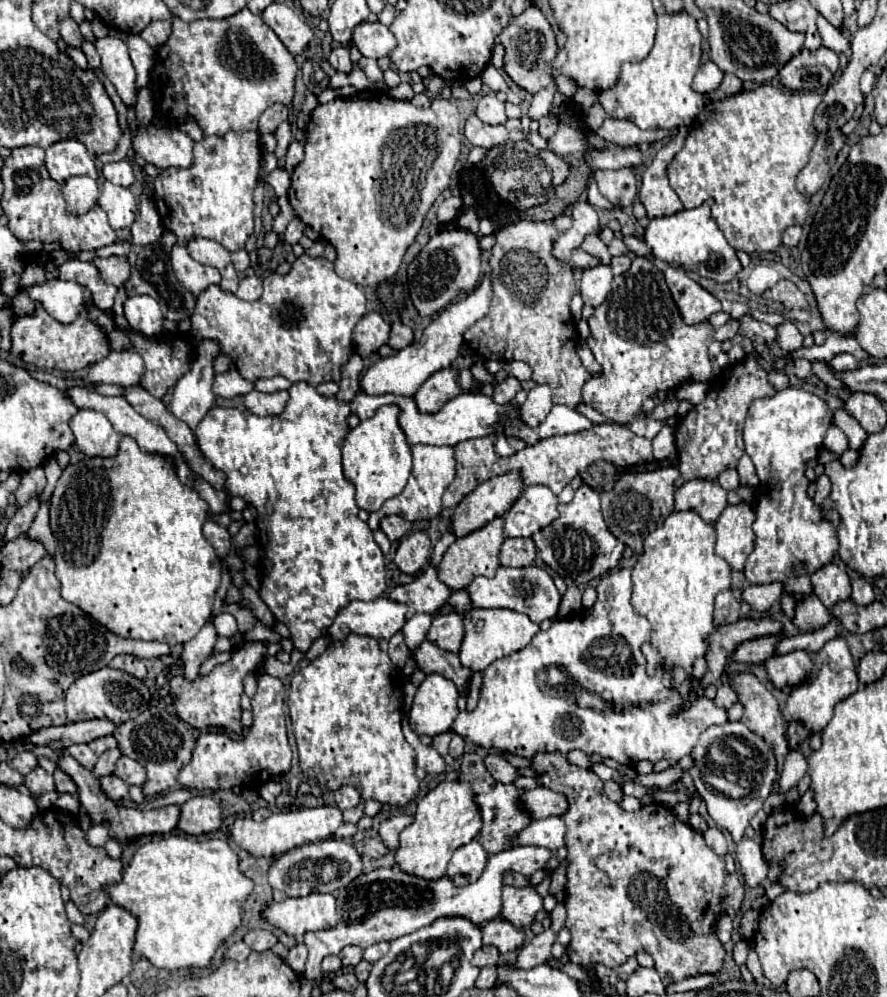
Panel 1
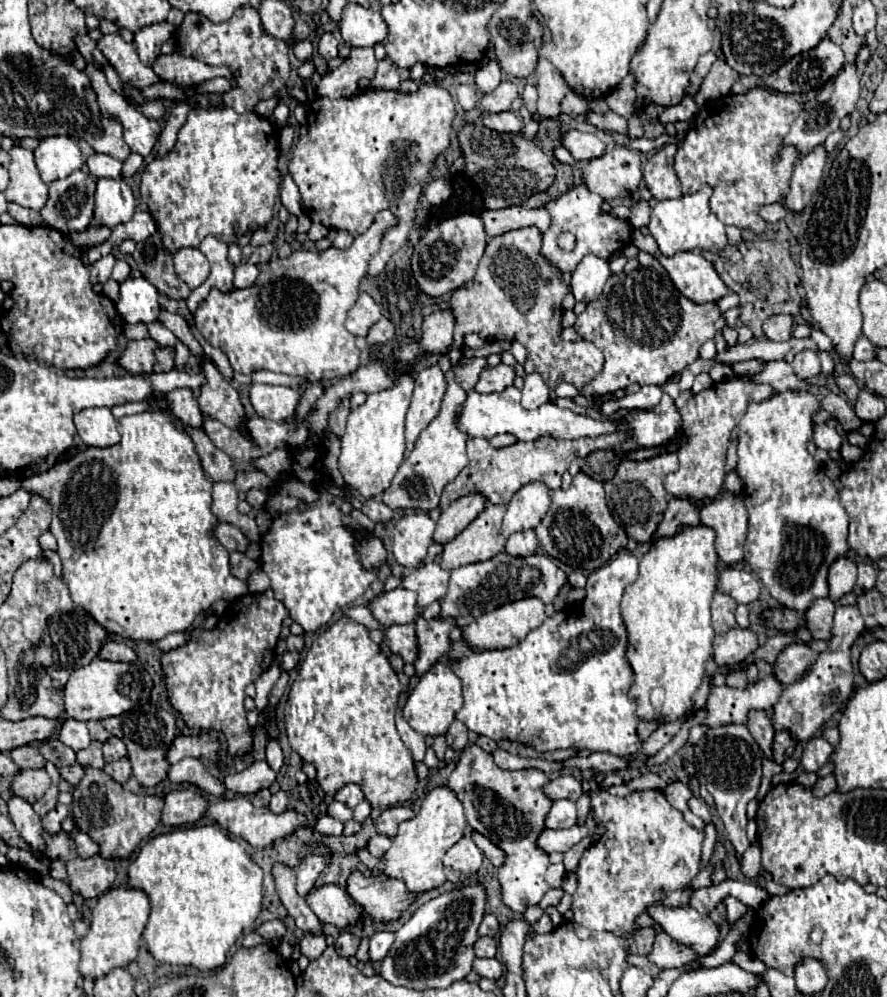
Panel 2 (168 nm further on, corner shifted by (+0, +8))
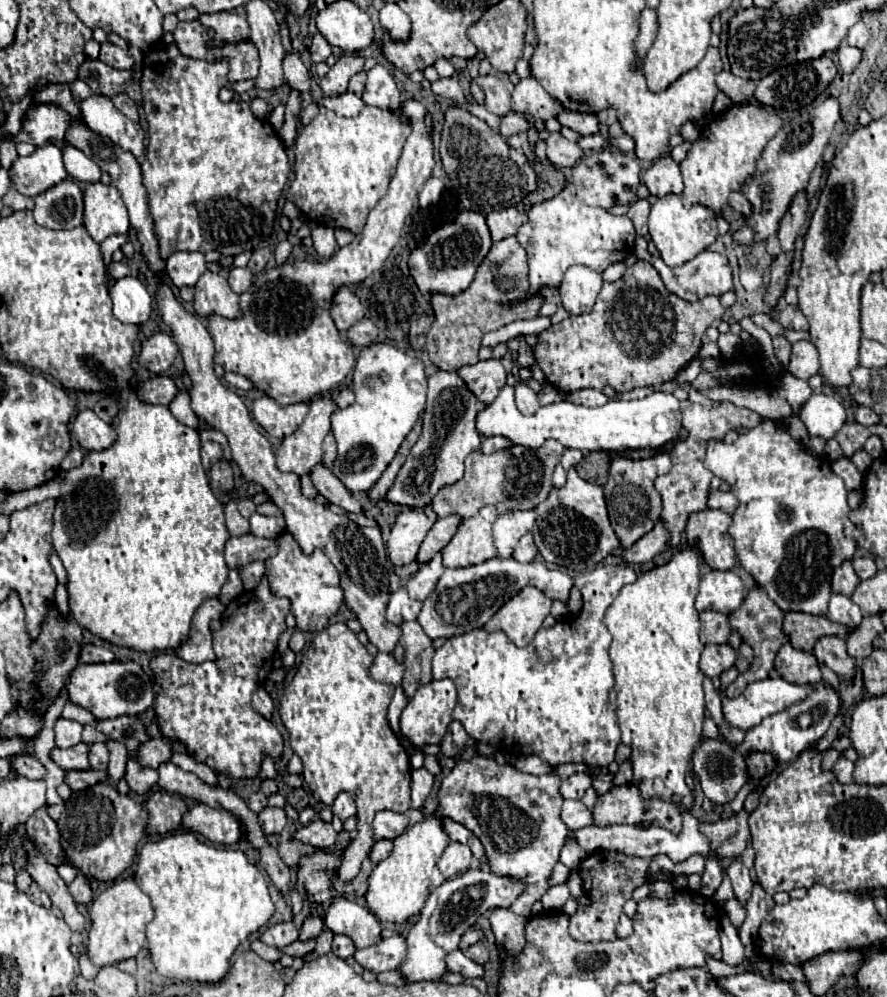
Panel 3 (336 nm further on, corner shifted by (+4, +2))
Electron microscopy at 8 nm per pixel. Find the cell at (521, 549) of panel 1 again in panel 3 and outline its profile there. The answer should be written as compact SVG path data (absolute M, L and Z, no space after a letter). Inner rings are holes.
M532 534L522 536L520 542L516 544L514 558L516 558L518 562L532 562L532 560L536 558L536 554L538 554L538 548L536 548L536 544L534 544L534 540L532 540Z

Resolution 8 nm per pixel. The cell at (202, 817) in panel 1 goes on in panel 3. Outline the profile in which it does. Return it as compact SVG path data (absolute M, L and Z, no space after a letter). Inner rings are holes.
M164 790L154 792L144 804L144 808L148 812L146 830L150 836L164 836L170 830L178 830L182 816L188 810L180 796L170 796Z

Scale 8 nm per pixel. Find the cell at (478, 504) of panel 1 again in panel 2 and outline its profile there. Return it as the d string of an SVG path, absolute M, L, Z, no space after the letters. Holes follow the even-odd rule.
M472 492L468 496L454 500L440 514L440 520L438 520L436 532L434 532L434 542L446 544L452 538L456 538L486 508L486 504L488 504L486 496L482 496L478 492Z

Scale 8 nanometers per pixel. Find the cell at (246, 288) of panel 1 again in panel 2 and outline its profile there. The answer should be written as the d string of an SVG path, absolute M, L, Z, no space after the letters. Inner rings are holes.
M240 264L234 272L234 288L248 288L258 278L258 268L254 264Z

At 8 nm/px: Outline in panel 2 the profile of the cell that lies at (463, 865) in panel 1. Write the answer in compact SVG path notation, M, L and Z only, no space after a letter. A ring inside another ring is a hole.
M470 836L458 840L444 856L444 874L454 884L464 884L482 866L482 852Z

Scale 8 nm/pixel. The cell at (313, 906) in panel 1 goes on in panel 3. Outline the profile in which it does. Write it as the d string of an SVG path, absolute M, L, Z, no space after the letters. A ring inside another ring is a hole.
M336 898L326 906L324 924L334 934L350 936L356 948L368 948L382 940L382 926L378 918L368 908L346 898Z

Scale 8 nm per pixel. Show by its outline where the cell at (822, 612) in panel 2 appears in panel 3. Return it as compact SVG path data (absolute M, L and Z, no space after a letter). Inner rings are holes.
M824 636L814 646L814 656L820 664L826 664L840 680L852 682L856 674L856 662L846 652L846 642L838 636Z

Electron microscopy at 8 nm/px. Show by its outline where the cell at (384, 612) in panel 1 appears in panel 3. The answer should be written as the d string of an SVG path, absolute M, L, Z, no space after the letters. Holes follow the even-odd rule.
M400 588L400 590L396 590L396 592L390 596L388 610L386 610L386 618L388 618L392 624L400 626L400 624L406 622L406 620L416 620L418 614L420 614L420 610L422 610L422 602L410 598L406 588Z

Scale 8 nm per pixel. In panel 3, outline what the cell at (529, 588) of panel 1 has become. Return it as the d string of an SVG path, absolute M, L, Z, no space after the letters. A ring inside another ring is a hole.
M492 558L476 566L446 568L436 584L436 590L430 592L424 600L418 622L430 638L450 638L454 634L466 634L466 630L484 626L522 586L538 586L548 598L568 602L572 578L560 570L550 570L544 562L522 564L514 558Z

